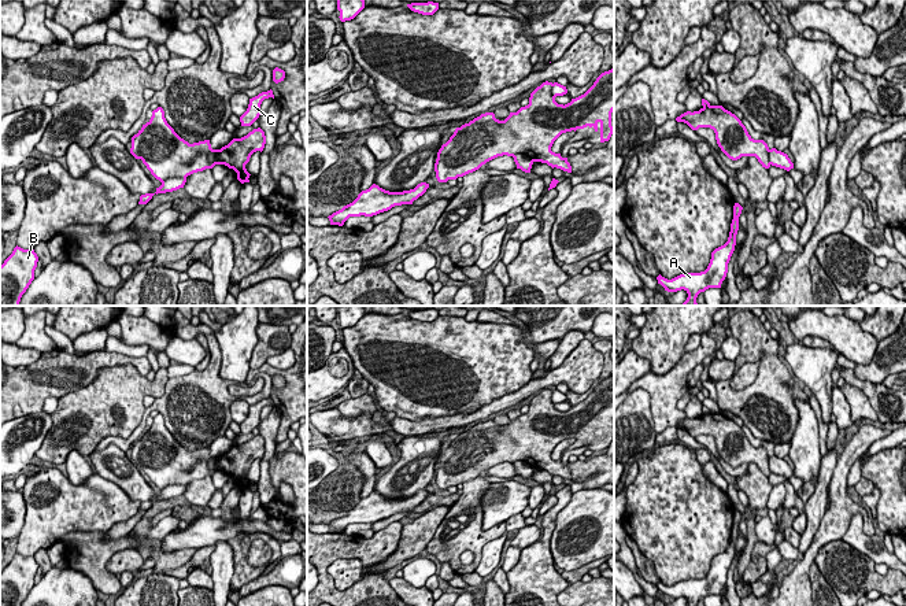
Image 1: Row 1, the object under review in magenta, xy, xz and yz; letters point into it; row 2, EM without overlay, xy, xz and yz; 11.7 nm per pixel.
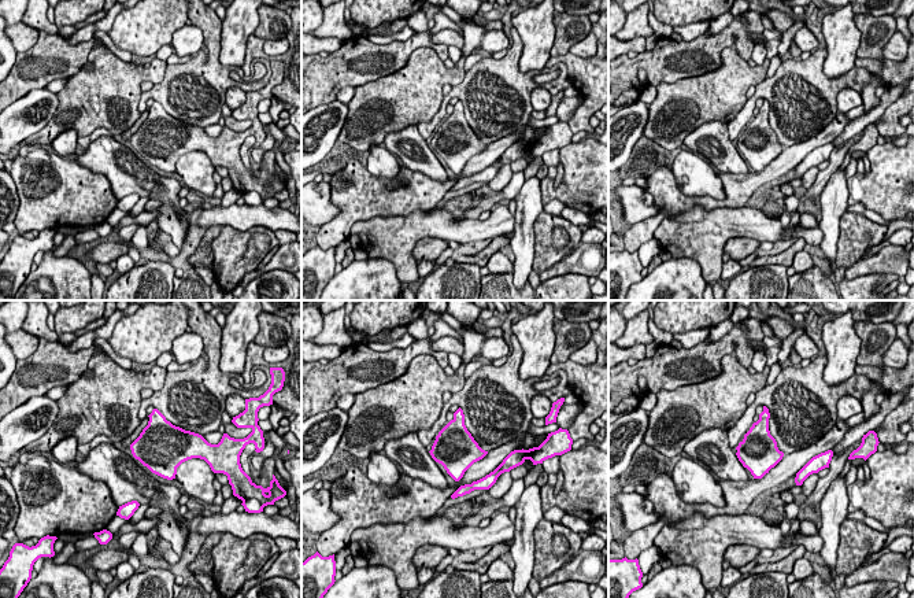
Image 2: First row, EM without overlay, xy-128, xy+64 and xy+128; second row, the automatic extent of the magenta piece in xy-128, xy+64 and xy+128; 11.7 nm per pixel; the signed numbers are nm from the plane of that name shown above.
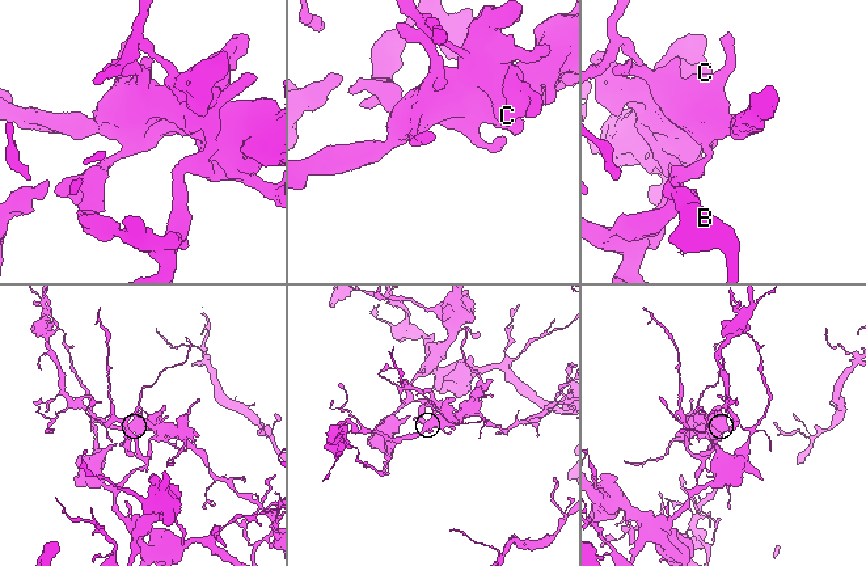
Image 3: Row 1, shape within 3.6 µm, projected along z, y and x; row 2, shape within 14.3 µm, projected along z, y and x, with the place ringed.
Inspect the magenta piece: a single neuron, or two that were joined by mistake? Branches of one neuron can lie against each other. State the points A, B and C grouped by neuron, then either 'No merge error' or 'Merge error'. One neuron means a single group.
Groups: A B / C. Merge error

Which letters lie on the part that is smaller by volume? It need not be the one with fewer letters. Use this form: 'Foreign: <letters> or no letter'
Foreign: C

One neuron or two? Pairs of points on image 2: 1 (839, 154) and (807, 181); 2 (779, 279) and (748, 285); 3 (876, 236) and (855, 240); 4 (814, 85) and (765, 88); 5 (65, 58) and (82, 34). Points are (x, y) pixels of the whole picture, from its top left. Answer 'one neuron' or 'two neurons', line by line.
1: two neurons
2: one neuron
3: one neuron
4: one neuron
5: two neurons

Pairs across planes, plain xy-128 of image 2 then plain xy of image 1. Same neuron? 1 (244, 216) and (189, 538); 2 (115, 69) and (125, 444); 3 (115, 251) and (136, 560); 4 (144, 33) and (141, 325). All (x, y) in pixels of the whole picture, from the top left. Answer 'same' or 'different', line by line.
1: same
2: different
3: same
4: same

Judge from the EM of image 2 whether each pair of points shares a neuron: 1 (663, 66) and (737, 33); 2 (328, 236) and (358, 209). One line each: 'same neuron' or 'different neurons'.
1: same neuron
2: same neuron

